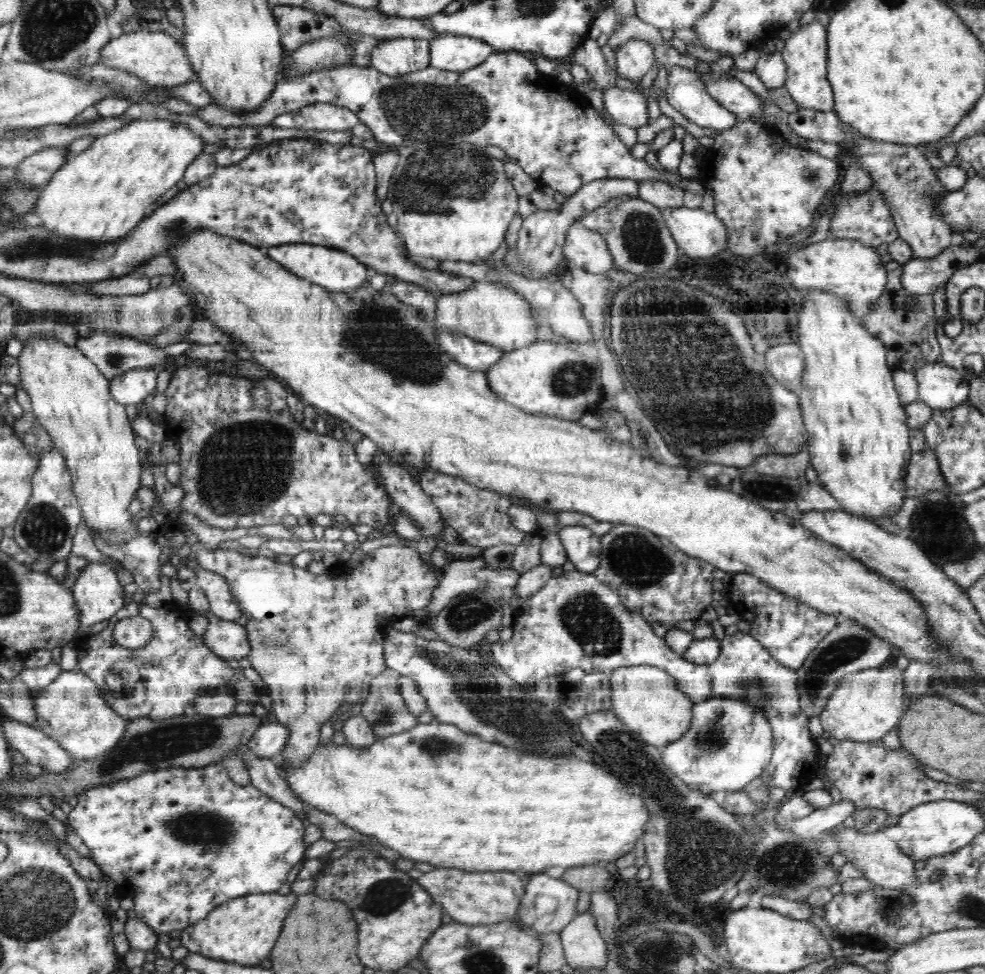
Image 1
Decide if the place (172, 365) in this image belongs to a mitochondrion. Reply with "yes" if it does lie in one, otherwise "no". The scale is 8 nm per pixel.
no

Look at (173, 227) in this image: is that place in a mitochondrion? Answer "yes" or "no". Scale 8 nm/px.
yes

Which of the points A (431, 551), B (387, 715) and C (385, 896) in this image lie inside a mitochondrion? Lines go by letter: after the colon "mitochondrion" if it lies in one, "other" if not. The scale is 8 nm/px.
A: other
B: mitochondrion
C: mitochondrion

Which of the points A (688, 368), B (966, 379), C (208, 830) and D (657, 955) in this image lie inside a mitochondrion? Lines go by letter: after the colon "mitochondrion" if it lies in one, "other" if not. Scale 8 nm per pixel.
A: mitochondrion
B: other
C: mitochondrion
D: mitochondrion

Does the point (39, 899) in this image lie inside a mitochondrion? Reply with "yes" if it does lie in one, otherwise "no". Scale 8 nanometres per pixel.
yes

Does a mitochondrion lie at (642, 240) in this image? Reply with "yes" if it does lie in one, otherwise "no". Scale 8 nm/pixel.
yes

